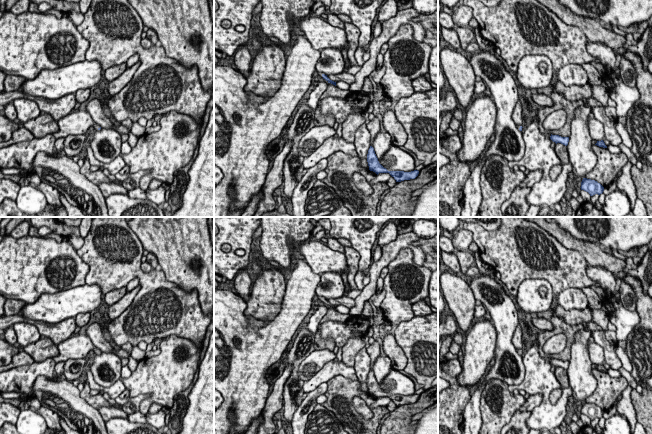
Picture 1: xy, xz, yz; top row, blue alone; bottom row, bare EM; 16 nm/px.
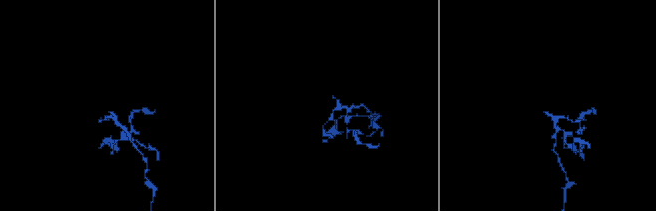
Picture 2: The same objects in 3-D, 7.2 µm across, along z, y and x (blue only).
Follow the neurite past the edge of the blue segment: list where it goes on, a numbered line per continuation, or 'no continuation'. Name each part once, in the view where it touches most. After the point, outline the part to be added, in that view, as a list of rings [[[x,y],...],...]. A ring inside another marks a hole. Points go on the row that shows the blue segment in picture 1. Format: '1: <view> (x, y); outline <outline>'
1: xy (79, 122); outline [[[83,110],[72,111],[57,123],[59,130],[53,134],[55,139],[66,138],[68,135],[87,135],[92,128],[96,130],[100,128],[91,115]]]

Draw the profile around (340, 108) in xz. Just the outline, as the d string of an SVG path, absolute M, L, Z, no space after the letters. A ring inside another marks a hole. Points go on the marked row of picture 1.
M350 92L345 98L326 97L320 100L321 114L332 115L335 122L342 124L350 114L363 114L370 104L367 94Z

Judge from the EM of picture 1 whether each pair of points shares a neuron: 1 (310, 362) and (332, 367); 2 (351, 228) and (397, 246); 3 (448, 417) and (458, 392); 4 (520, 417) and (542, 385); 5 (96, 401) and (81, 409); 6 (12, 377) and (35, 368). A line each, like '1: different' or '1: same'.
1: different
2: different
3: same
4: different
5: different
6: same

